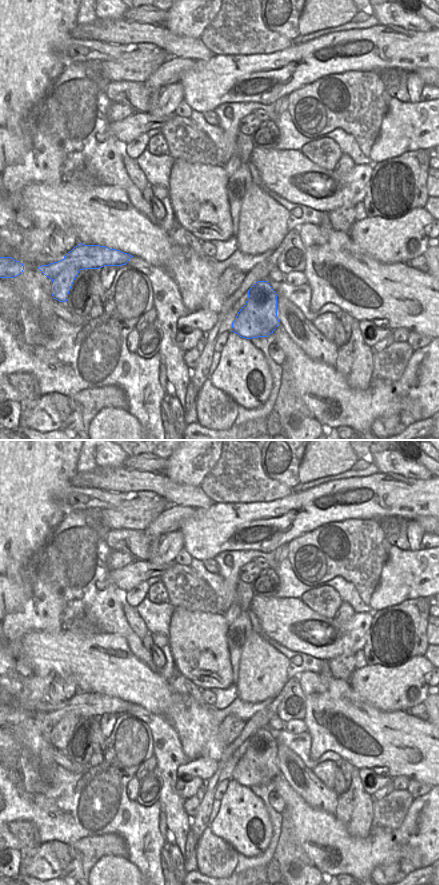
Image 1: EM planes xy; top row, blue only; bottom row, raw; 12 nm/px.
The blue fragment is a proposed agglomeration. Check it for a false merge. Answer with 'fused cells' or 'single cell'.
fused cells

